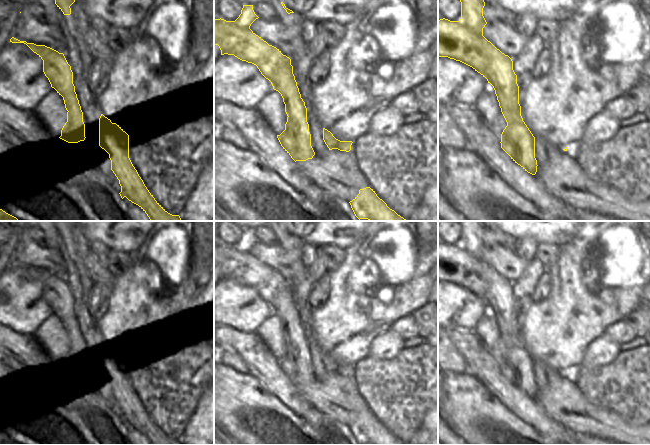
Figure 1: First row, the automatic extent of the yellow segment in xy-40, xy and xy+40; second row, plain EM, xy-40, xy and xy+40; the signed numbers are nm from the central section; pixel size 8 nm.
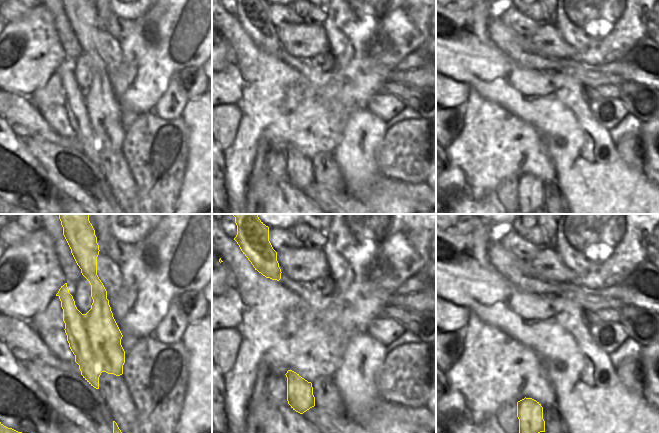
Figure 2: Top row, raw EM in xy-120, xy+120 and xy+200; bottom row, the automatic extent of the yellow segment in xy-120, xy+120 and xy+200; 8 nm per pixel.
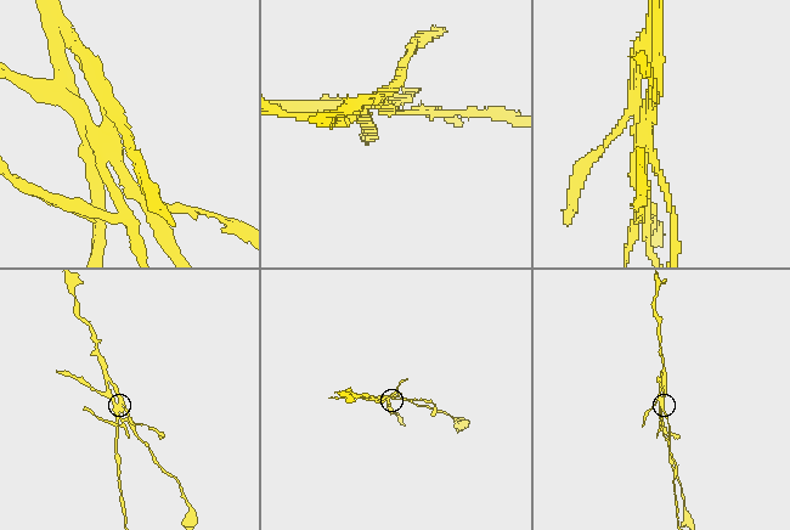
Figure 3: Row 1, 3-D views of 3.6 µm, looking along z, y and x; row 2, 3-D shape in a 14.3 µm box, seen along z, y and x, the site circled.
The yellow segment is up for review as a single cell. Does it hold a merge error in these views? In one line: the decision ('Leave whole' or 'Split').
Split

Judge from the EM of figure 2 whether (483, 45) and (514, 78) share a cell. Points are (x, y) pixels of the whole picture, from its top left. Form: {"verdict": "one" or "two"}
{"verdict": "one"}

